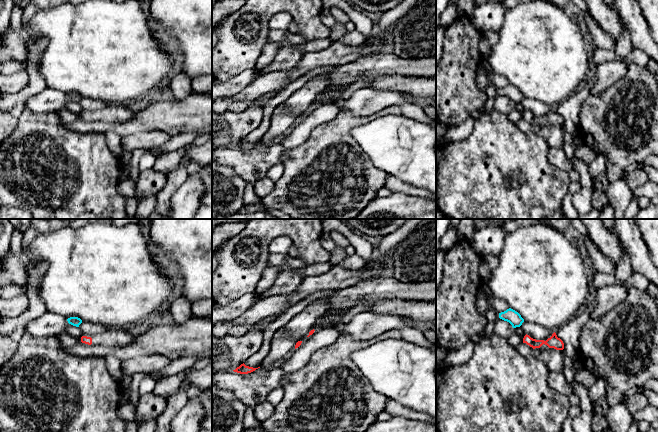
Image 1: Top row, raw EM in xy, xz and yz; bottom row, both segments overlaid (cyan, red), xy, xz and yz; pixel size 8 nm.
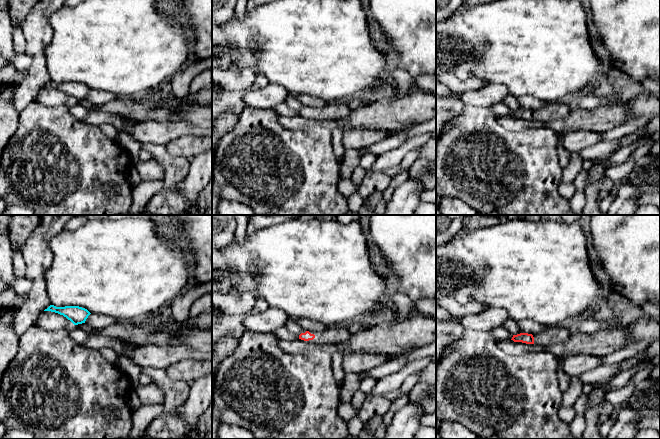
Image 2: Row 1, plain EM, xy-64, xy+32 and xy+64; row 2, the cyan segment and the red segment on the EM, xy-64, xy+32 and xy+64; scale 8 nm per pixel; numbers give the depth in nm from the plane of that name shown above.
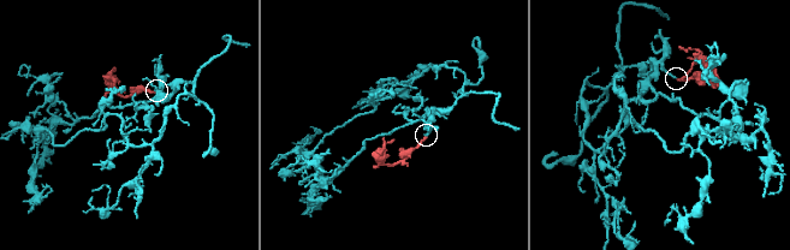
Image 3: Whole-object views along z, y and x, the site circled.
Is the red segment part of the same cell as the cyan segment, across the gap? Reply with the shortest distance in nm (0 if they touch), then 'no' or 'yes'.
90 nm | no

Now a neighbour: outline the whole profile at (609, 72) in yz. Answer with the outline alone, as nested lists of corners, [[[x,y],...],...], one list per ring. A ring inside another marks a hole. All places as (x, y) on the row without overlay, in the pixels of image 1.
[[[622,60],[599,63],[596,72],[596,83],[590,95],[604,93],[627,73],[627,68],[628,64]]]

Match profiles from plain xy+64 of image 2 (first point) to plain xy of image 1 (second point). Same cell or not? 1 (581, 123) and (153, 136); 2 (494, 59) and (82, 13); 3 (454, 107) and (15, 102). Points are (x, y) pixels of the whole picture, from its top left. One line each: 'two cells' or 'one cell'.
1: two cells
2: one cell
3: one cell

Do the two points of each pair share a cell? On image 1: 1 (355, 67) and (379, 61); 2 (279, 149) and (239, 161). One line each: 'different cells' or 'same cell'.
1: same cell
2: same cell

